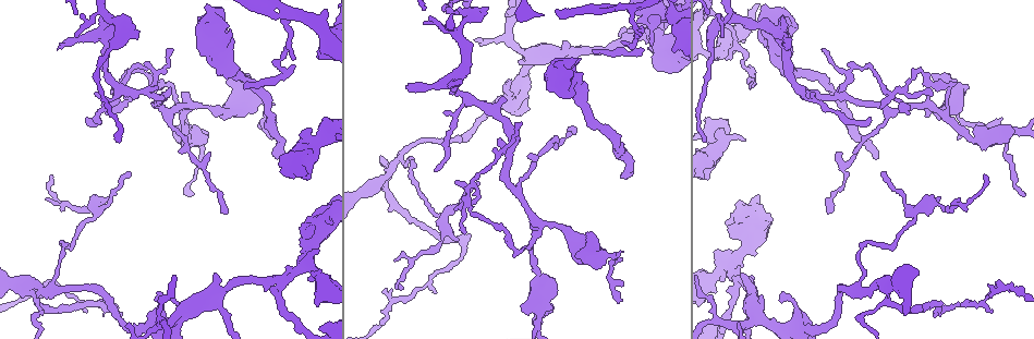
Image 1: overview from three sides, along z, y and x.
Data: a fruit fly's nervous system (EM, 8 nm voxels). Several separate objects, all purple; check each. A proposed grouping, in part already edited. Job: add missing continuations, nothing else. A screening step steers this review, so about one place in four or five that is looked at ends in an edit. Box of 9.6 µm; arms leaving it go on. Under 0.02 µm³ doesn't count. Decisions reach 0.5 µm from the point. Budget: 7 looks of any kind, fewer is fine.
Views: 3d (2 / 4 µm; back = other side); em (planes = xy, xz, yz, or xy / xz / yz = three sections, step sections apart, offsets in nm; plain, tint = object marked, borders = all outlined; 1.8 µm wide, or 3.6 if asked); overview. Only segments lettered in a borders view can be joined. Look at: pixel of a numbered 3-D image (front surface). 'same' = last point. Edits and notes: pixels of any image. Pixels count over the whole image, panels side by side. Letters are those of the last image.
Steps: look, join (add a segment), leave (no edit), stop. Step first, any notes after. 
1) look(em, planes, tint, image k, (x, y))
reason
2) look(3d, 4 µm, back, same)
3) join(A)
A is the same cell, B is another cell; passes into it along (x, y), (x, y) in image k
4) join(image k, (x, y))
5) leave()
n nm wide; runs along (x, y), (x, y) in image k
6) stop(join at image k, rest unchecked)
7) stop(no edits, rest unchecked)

look(em, yz, step 8, tint, image 1, (625, 178))
branch stops here

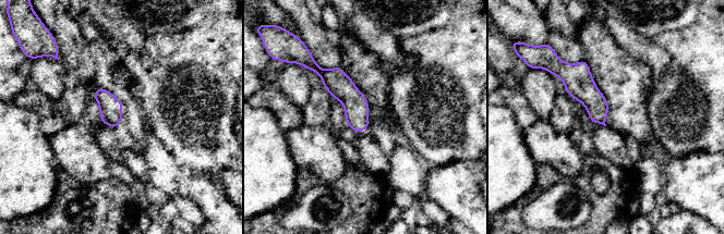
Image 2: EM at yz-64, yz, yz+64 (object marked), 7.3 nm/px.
look(em, planes, borders, same)

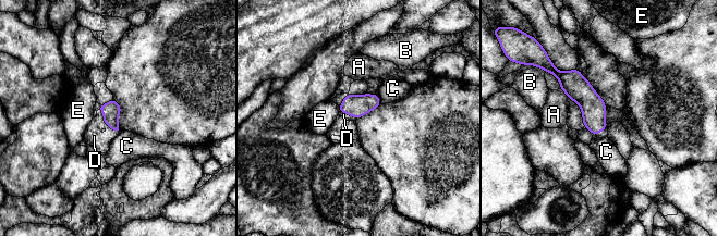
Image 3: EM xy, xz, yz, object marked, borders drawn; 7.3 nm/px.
join(D)
D is the same cell, A, B, C and E are other cells; it goes on there

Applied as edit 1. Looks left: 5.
look(overview)
see it whole again

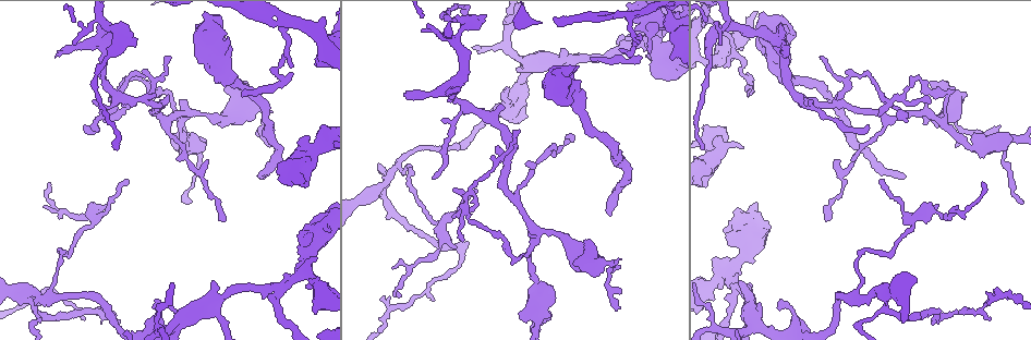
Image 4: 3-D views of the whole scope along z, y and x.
look(3d, 4 µm, image 4, (882, 183))
free end

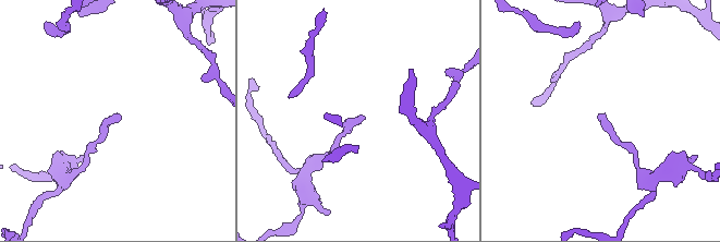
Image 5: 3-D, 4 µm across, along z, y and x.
look(em, yz, step 16, tint, image 5, (121, 117))

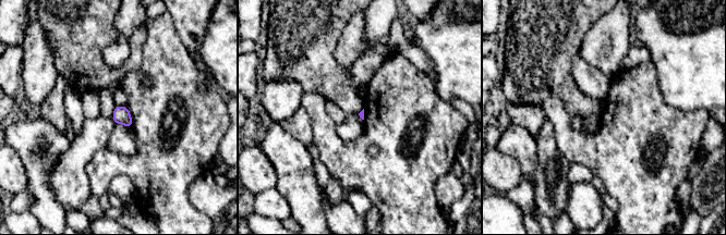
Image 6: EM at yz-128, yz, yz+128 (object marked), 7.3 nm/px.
look(em, planes, borders, same)
another direction

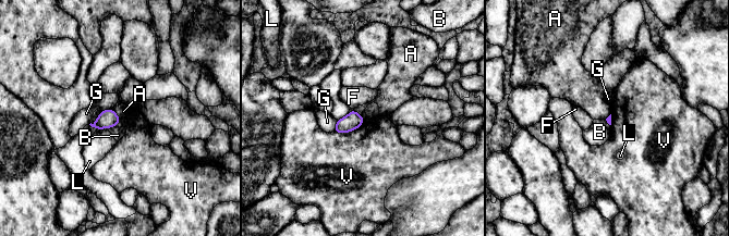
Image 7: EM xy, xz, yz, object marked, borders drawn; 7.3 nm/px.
leave()
V touches over 260 nm; A, B, F, G, L and V are other cells; no lettered segment goes on from it

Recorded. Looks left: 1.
stop(join at image 3, rest unchecked)

